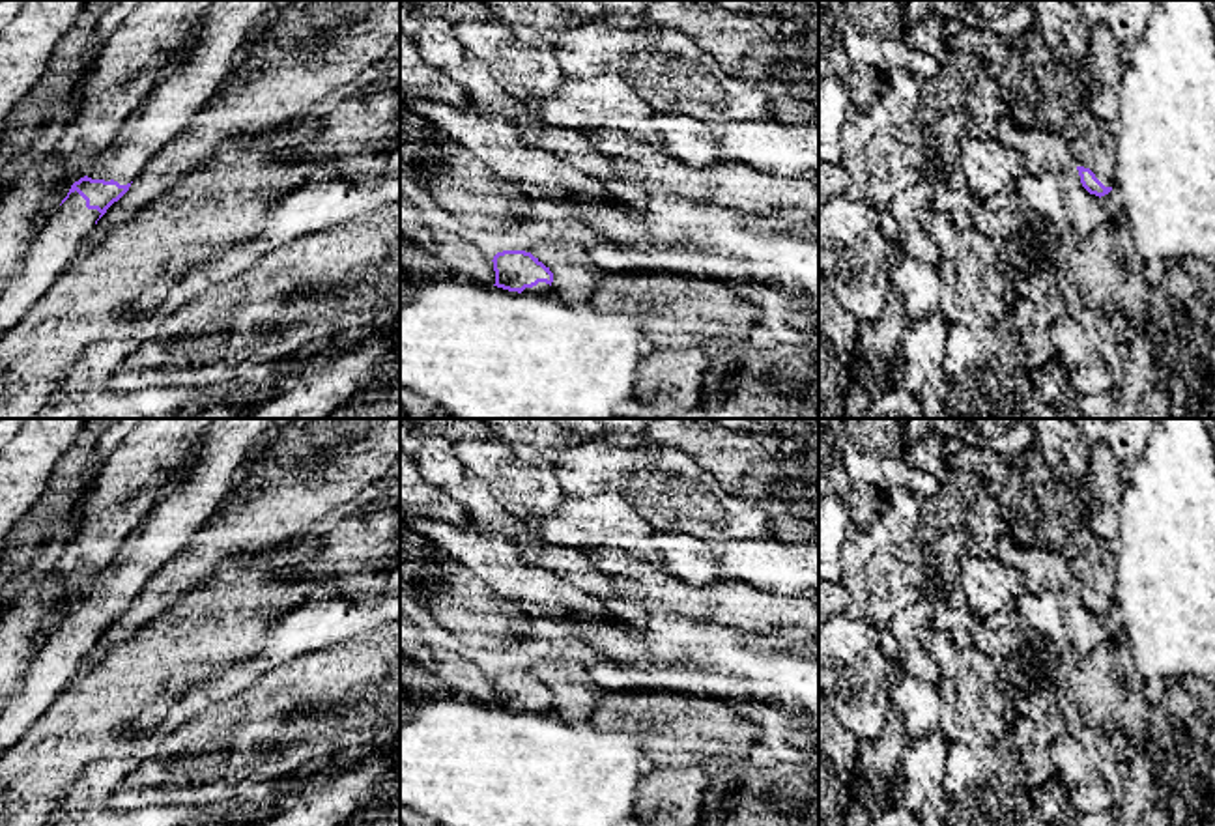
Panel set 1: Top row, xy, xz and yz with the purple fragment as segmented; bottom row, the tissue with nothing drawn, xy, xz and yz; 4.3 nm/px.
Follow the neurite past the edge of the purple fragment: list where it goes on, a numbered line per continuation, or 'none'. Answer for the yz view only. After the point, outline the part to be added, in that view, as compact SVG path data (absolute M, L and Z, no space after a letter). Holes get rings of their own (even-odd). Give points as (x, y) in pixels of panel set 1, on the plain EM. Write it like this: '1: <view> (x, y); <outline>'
1: yz (1094, 561); M1086 533L1069 555L1069 566L1077 585L1090 587L1105 605L1112 605L1116 553L1110 542Z

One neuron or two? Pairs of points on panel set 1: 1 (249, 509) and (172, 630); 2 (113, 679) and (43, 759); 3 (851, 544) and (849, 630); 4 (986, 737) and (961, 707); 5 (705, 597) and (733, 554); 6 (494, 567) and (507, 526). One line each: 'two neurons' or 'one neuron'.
1: two neurons
2: one neuron
3: two neurons
4: one neuron
5: two neurons
6: two neurons

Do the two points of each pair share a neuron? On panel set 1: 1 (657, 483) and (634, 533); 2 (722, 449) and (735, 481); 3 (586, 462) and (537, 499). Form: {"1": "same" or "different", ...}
{"1": "different", "2": "same", "3": "different"}

